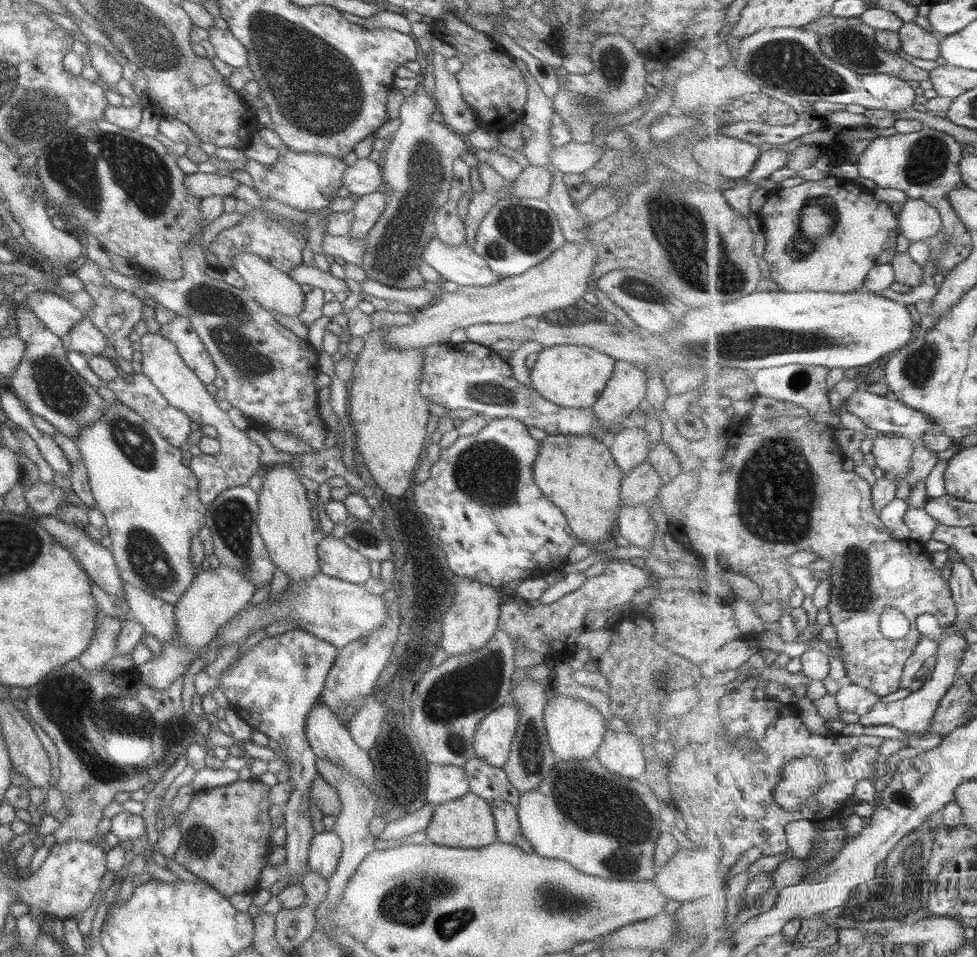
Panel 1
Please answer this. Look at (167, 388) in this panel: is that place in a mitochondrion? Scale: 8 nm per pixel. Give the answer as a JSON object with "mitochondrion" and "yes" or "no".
{"mitochondrion":"no"}

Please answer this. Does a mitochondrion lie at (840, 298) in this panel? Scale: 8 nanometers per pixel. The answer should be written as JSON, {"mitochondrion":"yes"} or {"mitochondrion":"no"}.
{"mitochondrion":"no"}

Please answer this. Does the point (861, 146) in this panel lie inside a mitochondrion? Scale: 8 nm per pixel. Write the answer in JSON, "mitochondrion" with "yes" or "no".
{"mitochondrion":"no"}

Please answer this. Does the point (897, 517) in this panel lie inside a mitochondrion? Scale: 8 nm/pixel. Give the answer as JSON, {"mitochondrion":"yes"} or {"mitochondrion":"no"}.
{"mitochondrion":"no"}

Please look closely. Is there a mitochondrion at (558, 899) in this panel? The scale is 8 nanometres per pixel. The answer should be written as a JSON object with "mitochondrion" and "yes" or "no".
{"mitochondrion":"yes"}

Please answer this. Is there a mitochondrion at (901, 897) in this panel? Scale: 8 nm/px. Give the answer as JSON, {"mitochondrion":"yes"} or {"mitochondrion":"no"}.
{"mitochondrion":"yes"}

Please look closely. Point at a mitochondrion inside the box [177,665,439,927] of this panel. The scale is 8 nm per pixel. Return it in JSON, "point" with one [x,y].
{"point":[201,840]}

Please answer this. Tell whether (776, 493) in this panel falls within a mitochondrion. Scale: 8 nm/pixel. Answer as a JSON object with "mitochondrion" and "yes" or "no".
{"mitochondrion":"yes"}

